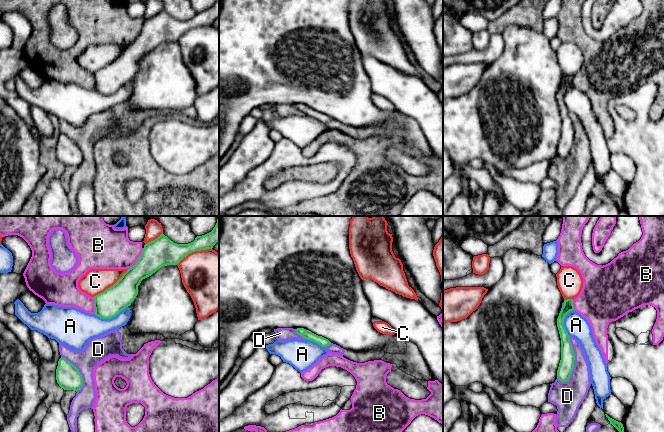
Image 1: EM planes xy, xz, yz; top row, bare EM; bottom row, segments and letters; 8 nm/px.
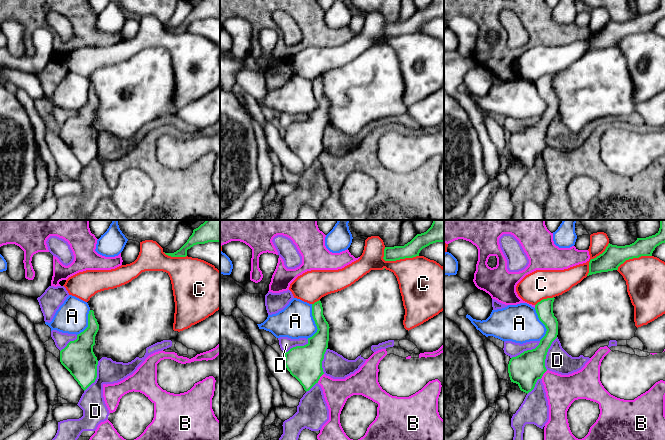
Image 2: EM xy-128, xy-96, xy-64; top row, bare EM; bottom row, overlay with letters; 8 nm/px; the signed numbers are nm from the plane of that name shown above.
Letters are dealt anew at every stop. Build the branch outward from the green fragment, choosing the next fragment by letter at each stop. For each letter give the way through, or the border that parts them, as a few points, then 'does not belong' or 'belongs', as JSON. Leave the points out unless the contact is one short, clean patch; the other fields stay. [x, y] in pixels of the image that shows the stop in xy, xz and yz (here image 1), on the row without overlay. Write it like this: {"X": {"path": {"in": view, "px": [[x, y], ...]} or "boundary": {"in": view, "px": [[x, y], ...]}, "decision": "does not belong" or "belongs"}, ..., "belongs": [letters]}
{"A": {"decision": "does not belong"}, "B": {"decision": "does not belong"}, "C": {"decision": "does not belong"}, "D": {"decision": "does not belong"}, "belongs": []}

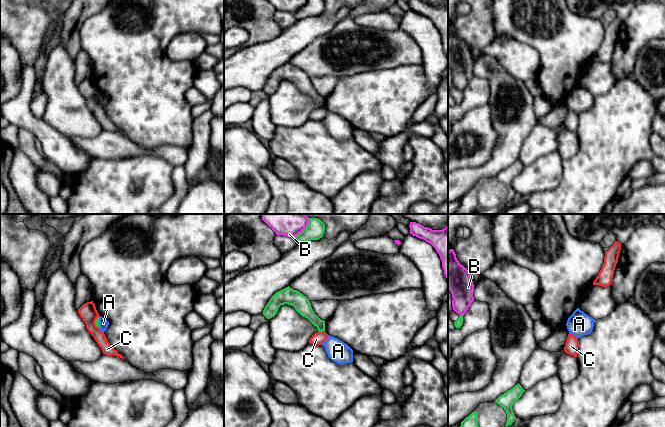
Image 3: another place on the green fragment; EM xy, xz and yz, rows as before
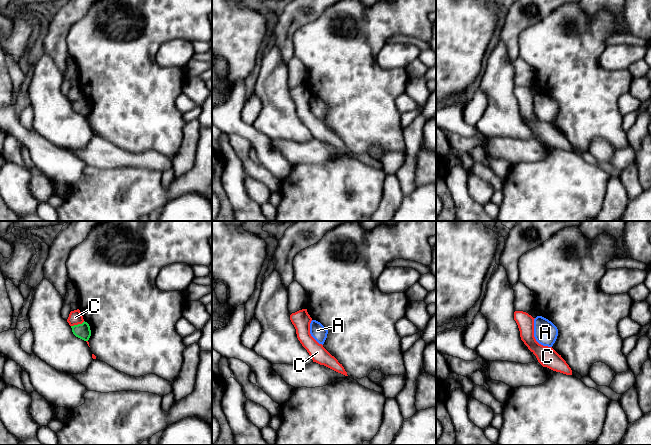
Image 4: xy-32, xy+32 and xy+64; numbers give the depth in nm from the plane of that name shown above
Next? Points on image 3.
{"A": {"boundary": {"in": "xy", "px": [[98, 93], [98, 101], [100, 103]]}, "decision": "does not belong"}, "B": {"decision": "does not belong"}, "C": {"boundary": {"in": "xz", "px": [[318, 106], [324, 107]]}, "decision": "does not belong"}, "belongs": []}

